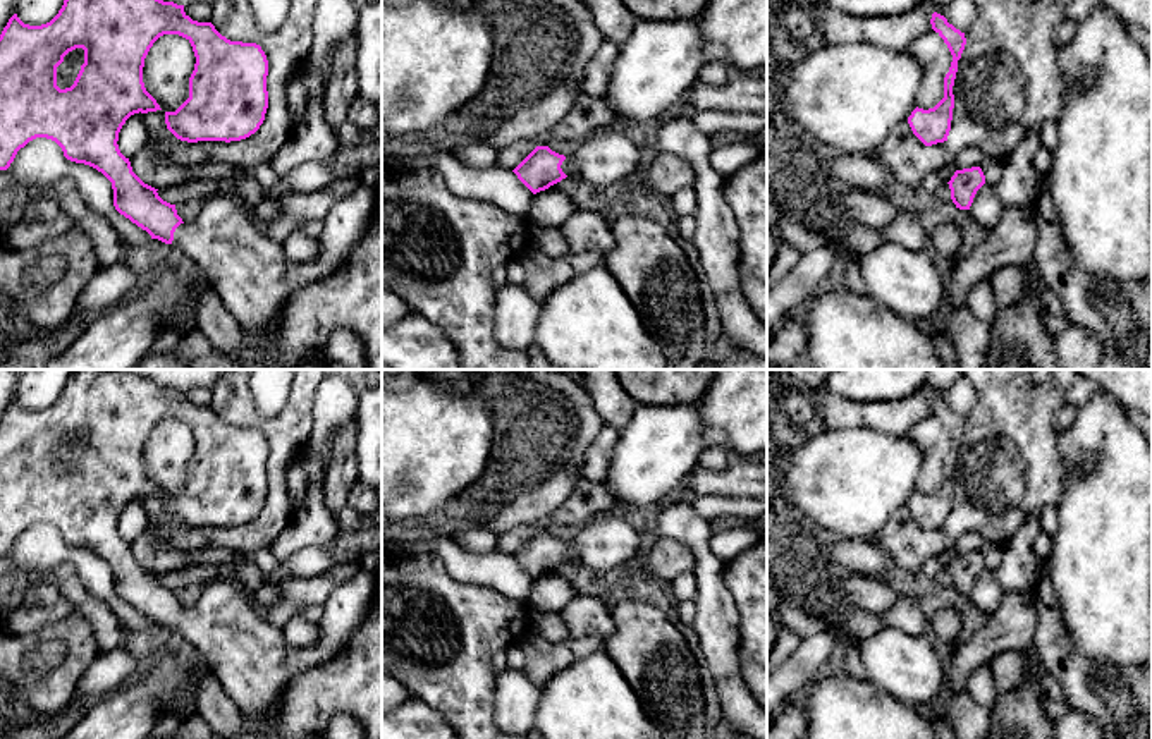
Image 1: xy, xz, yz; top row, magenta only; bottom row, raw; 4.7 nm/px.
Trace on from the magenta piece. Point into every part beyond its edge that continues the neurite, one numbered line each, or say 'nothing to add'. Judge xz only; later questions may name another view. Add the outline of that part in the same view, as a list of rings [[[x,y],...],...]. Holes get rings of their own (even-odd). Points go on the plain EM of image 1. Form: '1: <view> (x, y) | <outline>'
1: xz (607, 542) | [[[610,512],[586,522],[578,536],[566,541],[561,553],[593,571],[612,571],[633,564],[646,548],[646,540],[624,514]]]

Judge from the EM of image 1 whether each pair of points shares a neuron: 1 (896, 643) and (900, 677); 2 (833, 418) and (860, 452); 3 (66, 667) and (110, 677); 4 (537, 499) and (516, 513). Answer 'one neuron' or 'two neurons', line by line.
1: one neuron
2: two neurons
3: two neurons
4: one neuron

